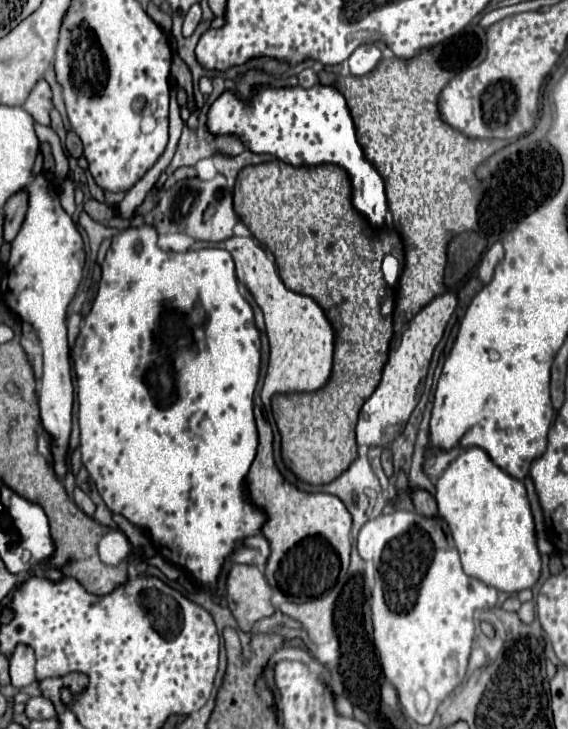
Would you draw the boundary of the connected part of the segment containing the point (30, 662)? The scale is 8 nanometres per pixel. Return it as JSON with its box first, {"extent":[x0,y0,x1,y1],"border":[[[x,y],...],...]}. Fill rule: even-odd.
{"extent":[10,645,36,689],"border":[[[18,645],[14,655],[10,657],[10,677],[12,677],[12,685],[22,689],[26,685],[36,683],[36,675],[34,675],[34,651],[26,645]]]}

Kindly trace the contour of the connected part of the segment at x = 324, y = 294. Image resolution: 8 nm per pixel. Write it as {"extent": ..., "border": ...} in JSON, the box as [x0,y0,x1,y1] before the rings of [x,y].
{"extent":[234,161,404,485],"border":[[[266,161],[266,163],[260,163],[260,165],[248,165],[244,167],[238,177],[236,177],[236,185],[234,185],[234,211],[238,215],[238,219],[250,229],[250,233],[254,235],[254,239],[258,239],[272,255],[274,255],[274,261],[276,261],[276,267],[278,267],[278,275],[282,279],[282,283],[294,291],[294,293],[300,293],[300,295],[308,295],[312,297],[324,311],[324,315],[328,317],[328,321],[332,323],[332,329],[334,329],[334,335],[336,335],[336,341],[334,341],[334,365],[332,365],[332,375],[326,383],[326,387],[318,389],[318,391],[312,391],[312,393],[290,393],[290,395],[274,395],[272,397],[272,415],[274,415],[274,421],[278,425],[278,431],[280,431],[280,437],[282,437],[282,461],[284,465],[304,483],[314,483],[314,485],[324,485],[324,483],[330,483],[334,481],[342,471],[346,471],[346,467],[356,459],[356,437],[354,437],[354,423],[358,419],[358,411],[362,407],[362,403],[374,393],[376,385],[380,383],[380,377],[382,377],[382,367],[388,359],[388,345],[390,345],[390,339],[392,339],[392,315],[384,315],[382,313],[382,301],[384,297],[388,297],[390,287],[386,285],[384,277],[382,277],[382,271],[380,271],[380,263],[382,263],[382,257],[386,253],[394,253],[396,249],[396,257],[400,259],[400,263],[404,261],[404,249],[402,249],[402,243],[398,239],[396,233],[376,233],[368,227],[368,223],[364,223],[362,215],[352,207],[352,187],[350,187],[350,179],[348,179],[348,173],[338,167],[338,165],[330,165],[330,163],[324,163],[324,165],[316,165],[316,167],[292,167],[288,163],[282,163],[282,161]]]}

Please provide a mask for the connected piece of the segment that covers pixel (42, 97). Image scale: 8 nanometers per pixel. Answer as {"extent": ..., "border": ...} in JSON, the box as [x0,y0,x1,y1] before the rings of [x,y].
{"extent":[24,79,52,125],"border":[[[40,79],[36,83],[36,87],[32,89],[30,97],[24,103],[24,109],[34,117],[34,121],[38,121],[42,125],[50,125],[52,93],[50,93],[50,85],[44,79]]]}

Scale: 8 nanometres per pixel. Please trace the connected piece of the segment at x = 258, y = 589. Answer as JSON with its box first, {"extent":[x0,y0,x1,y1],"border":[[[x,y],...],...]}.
{"extent":[226,563,274,633],"border":[[[240,563],[230,567],[226,579],[226,603],[230,599],[230,611],[244,633],[250,633],[258,619],[274,613],[270,597],[272,589],[258,567]]]}

